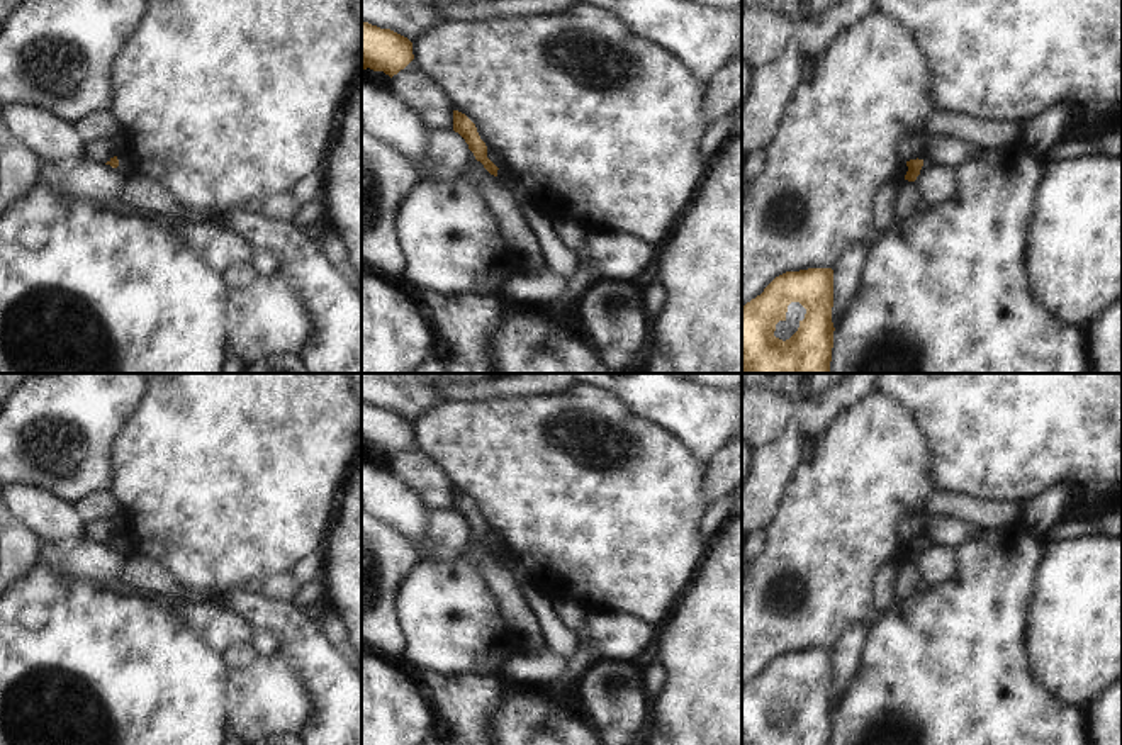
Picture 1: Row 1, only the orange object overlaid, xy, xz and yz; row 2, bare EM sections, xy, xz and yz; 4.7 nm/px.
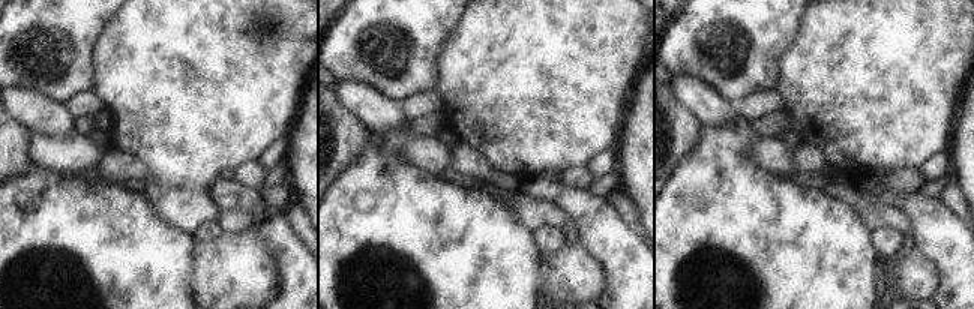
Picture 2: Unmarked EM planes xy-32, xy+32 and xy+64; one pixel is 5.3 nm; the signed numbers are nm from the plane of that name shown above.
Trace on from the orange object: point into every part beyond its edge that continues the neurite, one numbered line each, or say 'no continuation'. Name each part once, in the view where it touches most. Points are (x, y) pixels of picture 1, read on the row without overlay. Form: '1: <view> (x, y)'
1: xy (124, 548)

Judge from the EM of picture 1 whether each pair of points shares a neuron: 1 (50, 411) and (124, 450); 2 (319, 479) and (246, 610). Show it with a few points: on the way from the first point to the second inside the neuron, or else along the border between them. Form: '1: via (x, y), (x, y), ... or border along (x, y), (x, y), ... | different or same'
1: border along (134, 409), (112, 440), (112, 484) | different
2: border along (241, 589), (230, 601), (230, 608), (253, 628) | different

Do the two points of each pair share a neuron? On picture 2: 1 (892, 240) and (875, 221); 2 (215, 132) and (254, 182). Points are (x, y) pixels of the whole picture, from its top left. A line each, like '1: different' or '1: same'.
1: different
2: different

